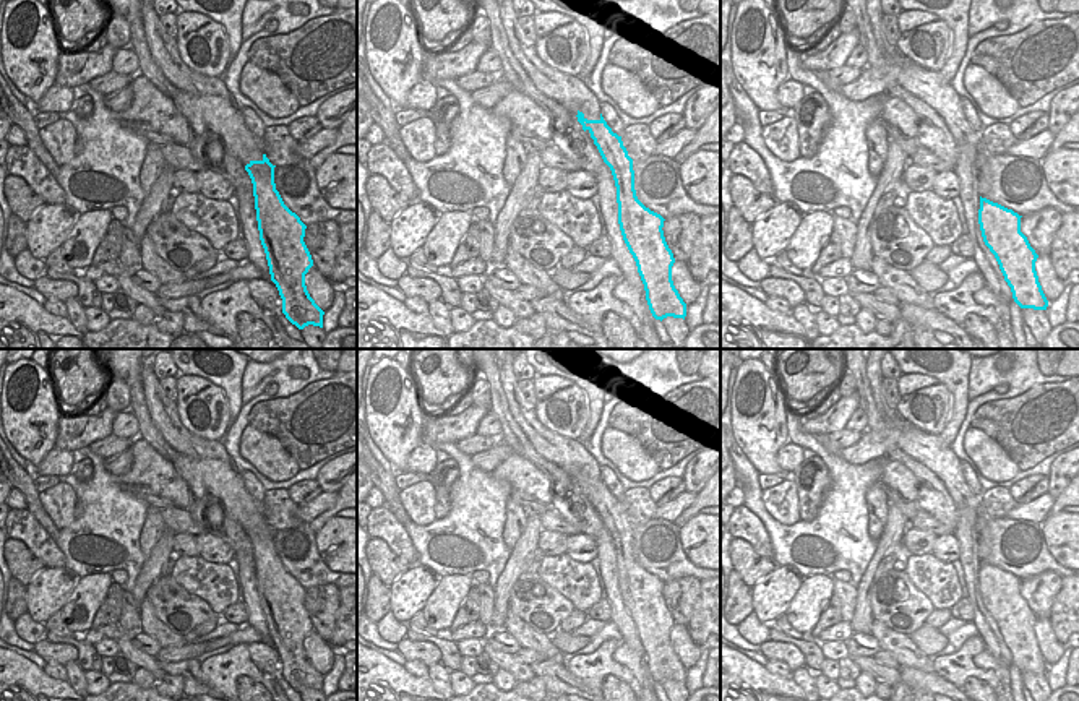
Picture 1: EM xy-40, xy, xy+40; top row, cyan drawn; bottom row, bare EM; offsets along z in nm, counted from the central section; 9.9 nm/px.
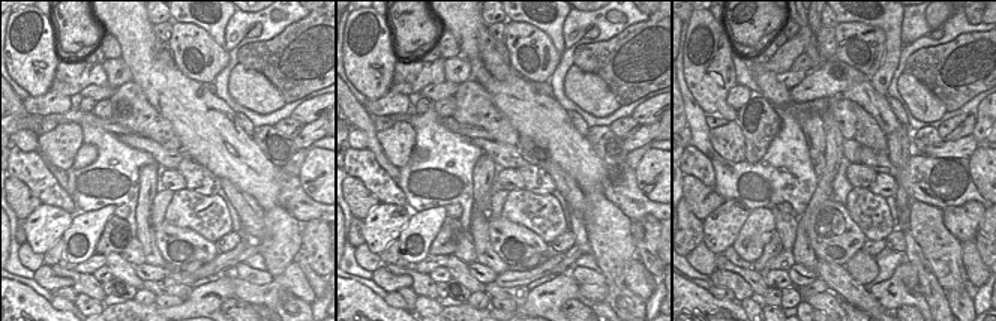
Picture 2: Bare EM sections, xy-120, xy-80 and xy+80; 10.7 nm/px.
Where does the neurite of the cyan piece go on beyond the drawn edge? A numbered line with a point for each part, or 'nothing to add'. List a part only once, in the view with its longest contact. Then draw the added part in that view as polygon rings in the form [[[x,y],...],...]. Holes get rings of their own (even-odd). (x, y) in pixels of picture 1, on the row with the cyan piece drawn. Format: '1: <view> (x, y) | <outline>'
1: xy (571, 91) | [[[500,0],[501,21],[509,49],[534,86],[547,97],[565,105],[573,115],[584,109],[584,118],[600,120],[600,102],[581,76],[558,71],[544,63],[535,52],[535,41],[527,41],[518,24],[513,0]]]

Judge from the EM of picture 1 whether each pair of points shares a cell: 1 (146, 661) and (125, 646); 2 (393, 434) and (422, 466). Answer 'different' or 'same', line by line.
1: same
2: different

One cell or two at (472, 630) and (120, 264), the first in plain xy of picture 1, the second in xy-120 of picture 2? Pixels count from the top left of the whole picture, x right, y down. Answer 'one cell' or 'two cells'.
two cells

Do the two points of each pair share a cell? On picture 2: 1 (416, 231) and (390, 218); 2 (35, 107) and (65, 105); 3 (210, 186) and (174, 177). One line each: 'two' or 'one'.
1: two
2: one
3: two

